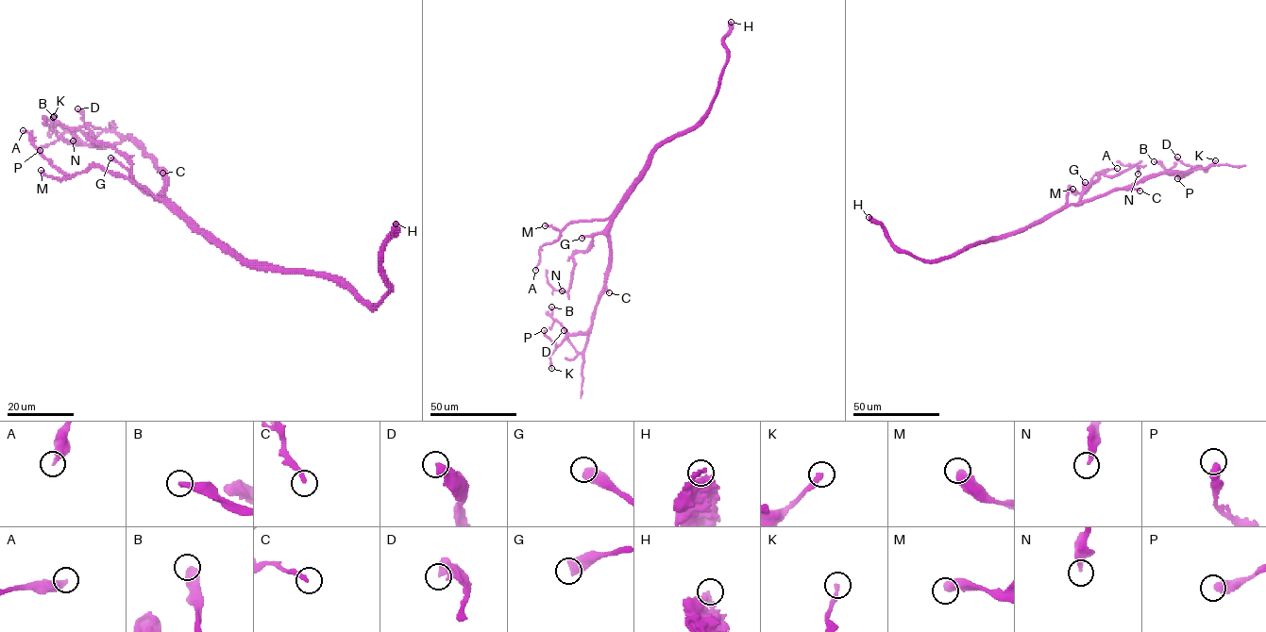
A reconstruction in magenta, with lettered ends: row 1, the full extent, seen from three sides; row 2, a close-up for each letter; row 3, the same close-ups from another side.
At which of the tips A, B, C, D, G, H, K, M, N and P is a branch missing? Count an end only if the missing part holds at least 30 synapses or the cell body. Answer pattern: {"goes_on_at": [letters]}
{"goes_on_at": []}

